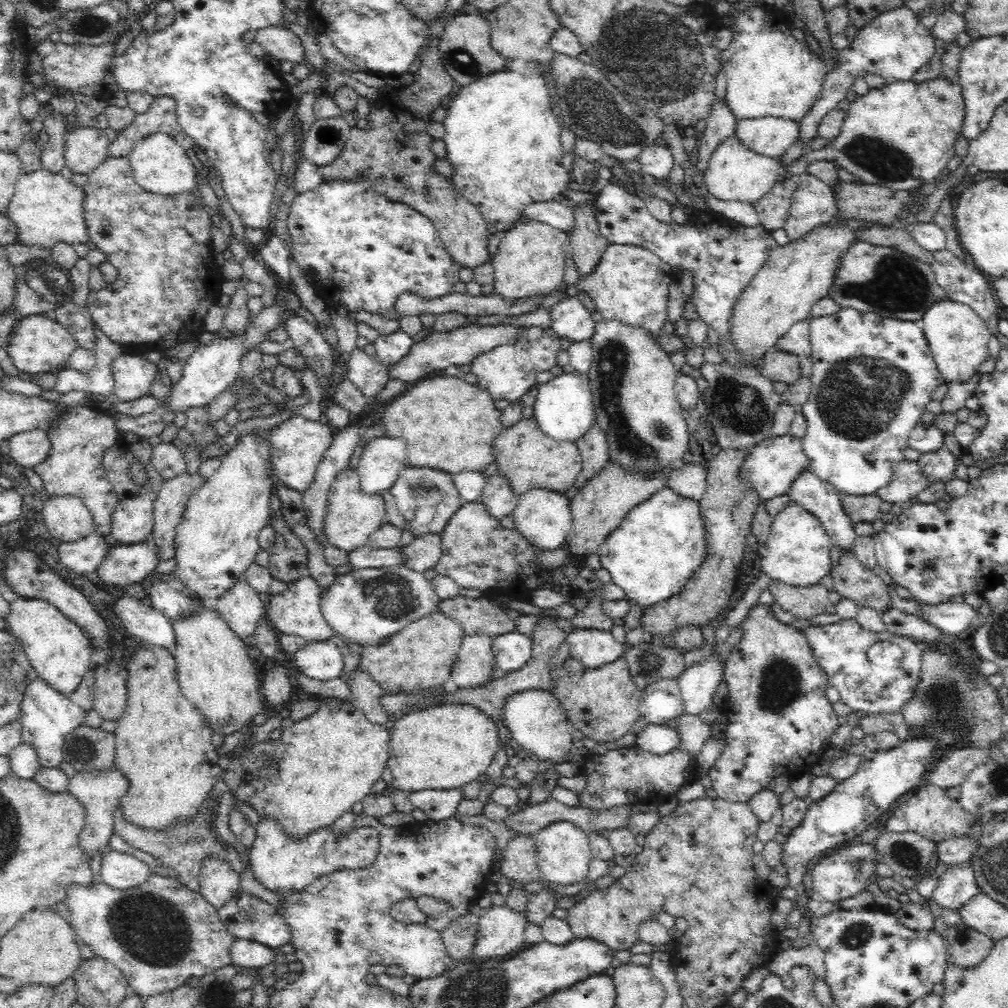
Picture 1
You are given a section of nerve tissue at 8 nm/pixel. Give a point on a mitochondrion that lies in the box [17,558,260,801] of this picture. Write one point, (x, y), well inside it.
(83, 748)

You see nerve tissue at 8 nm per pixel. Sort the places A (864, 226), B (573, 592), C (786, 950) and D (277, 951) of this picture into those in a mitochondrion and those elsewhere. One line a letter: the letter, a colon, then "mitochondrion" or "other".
A: other
B: other
C: other
D: other

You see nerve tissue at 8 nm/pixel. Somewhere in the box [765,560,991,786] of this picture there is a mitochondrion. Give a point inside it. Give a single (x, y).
(941, 697)

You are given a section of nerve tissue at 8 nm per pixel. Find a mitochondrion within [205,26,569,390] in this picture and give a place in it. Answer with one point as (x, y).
(459, 58)

